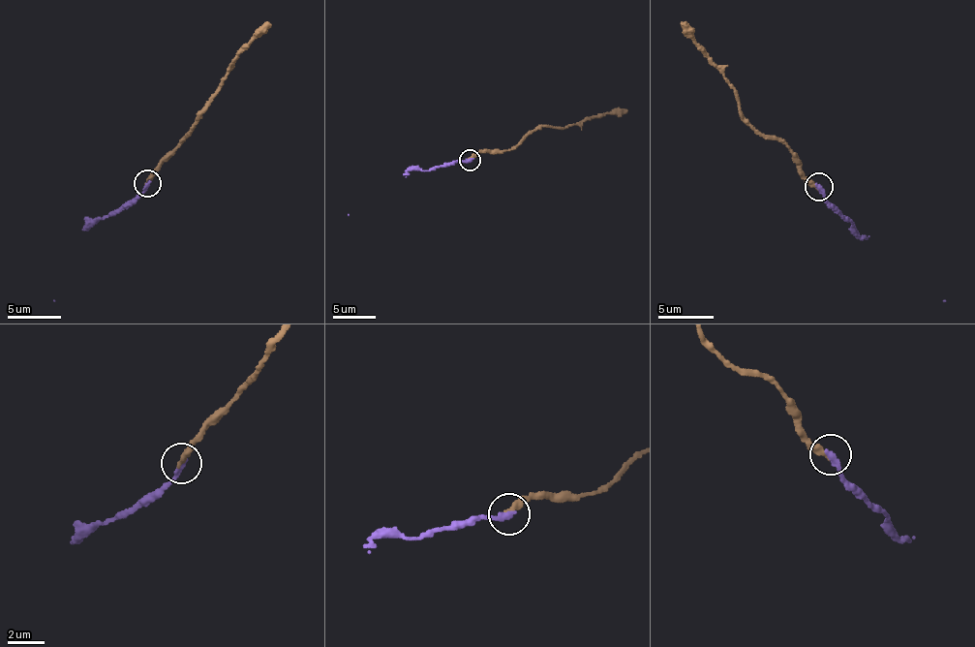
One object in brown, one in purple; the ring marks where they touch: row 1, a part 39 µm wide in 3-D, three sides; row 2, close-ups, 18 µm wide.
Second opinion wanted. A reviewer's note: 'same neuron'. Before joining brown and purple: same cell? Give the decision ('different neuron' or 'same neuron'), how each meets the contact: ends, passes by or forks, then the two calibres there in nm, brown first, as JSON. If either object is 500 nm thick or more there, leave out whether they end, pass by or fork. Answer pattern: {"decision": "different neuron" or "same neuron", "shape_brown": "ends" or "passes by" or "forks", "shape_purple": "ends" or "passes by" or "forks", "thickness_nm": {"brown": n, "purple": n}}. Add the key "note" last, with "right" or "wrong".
{"decision": "same neuron", "shape_brown": "ends", "shape_purple": "ends", "thickness_nm": {"brown": 340, "purple": 340}, "note": "right"}

